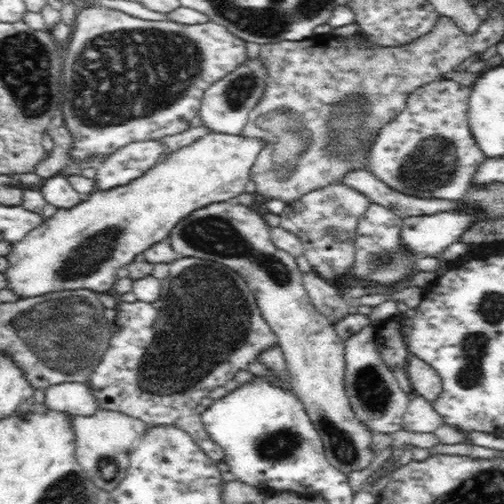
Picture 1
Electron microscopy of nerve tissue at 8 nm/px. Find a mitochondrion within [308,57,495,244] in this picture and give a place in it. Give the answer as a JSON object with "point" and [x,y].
{"point":[434,170]}

